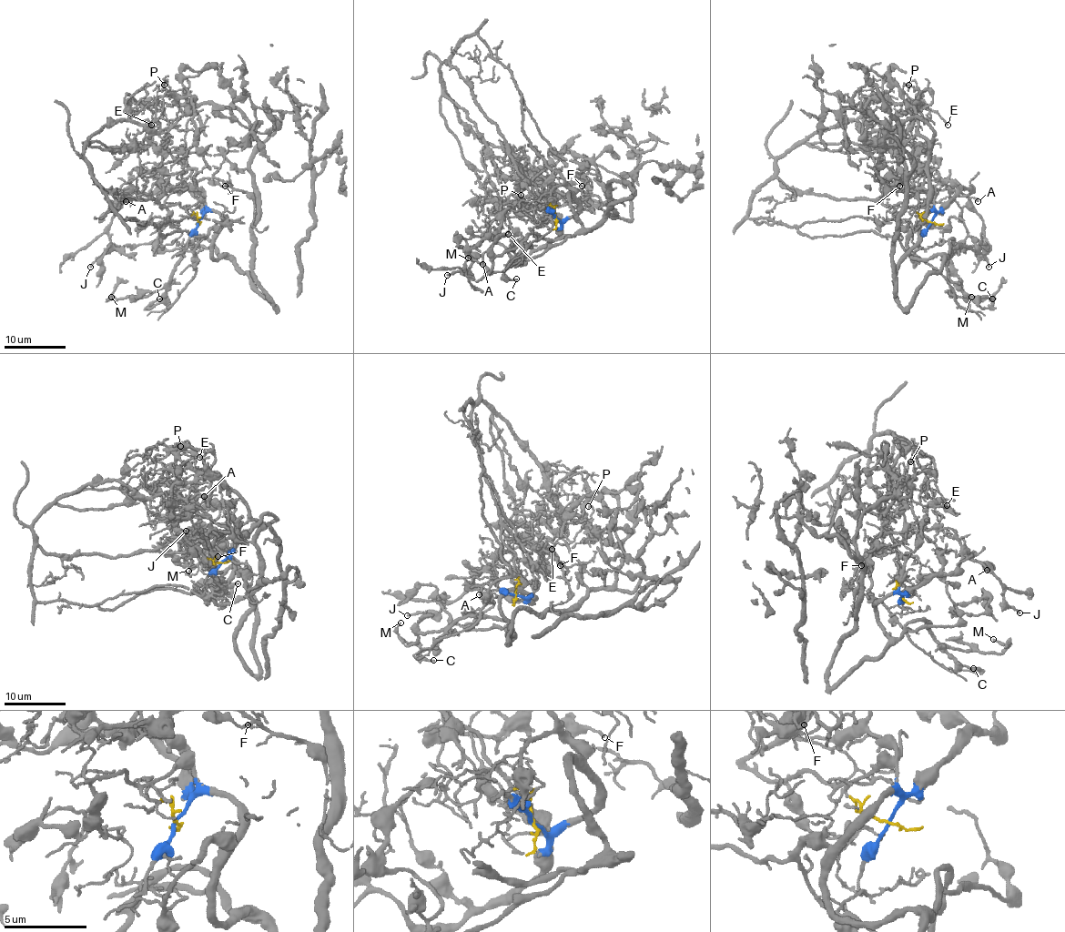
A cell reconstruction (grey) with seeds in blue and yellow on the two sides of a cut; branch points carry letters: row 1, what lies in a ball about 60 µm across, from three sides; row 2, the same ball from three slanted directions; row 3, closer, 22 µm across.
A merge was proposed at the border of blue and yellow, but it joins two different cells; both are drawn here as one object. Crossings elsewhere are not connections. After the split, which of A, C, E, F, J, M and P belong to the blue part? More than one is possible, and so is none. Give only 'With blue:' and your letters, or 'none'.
With blue: A, C, J, M

